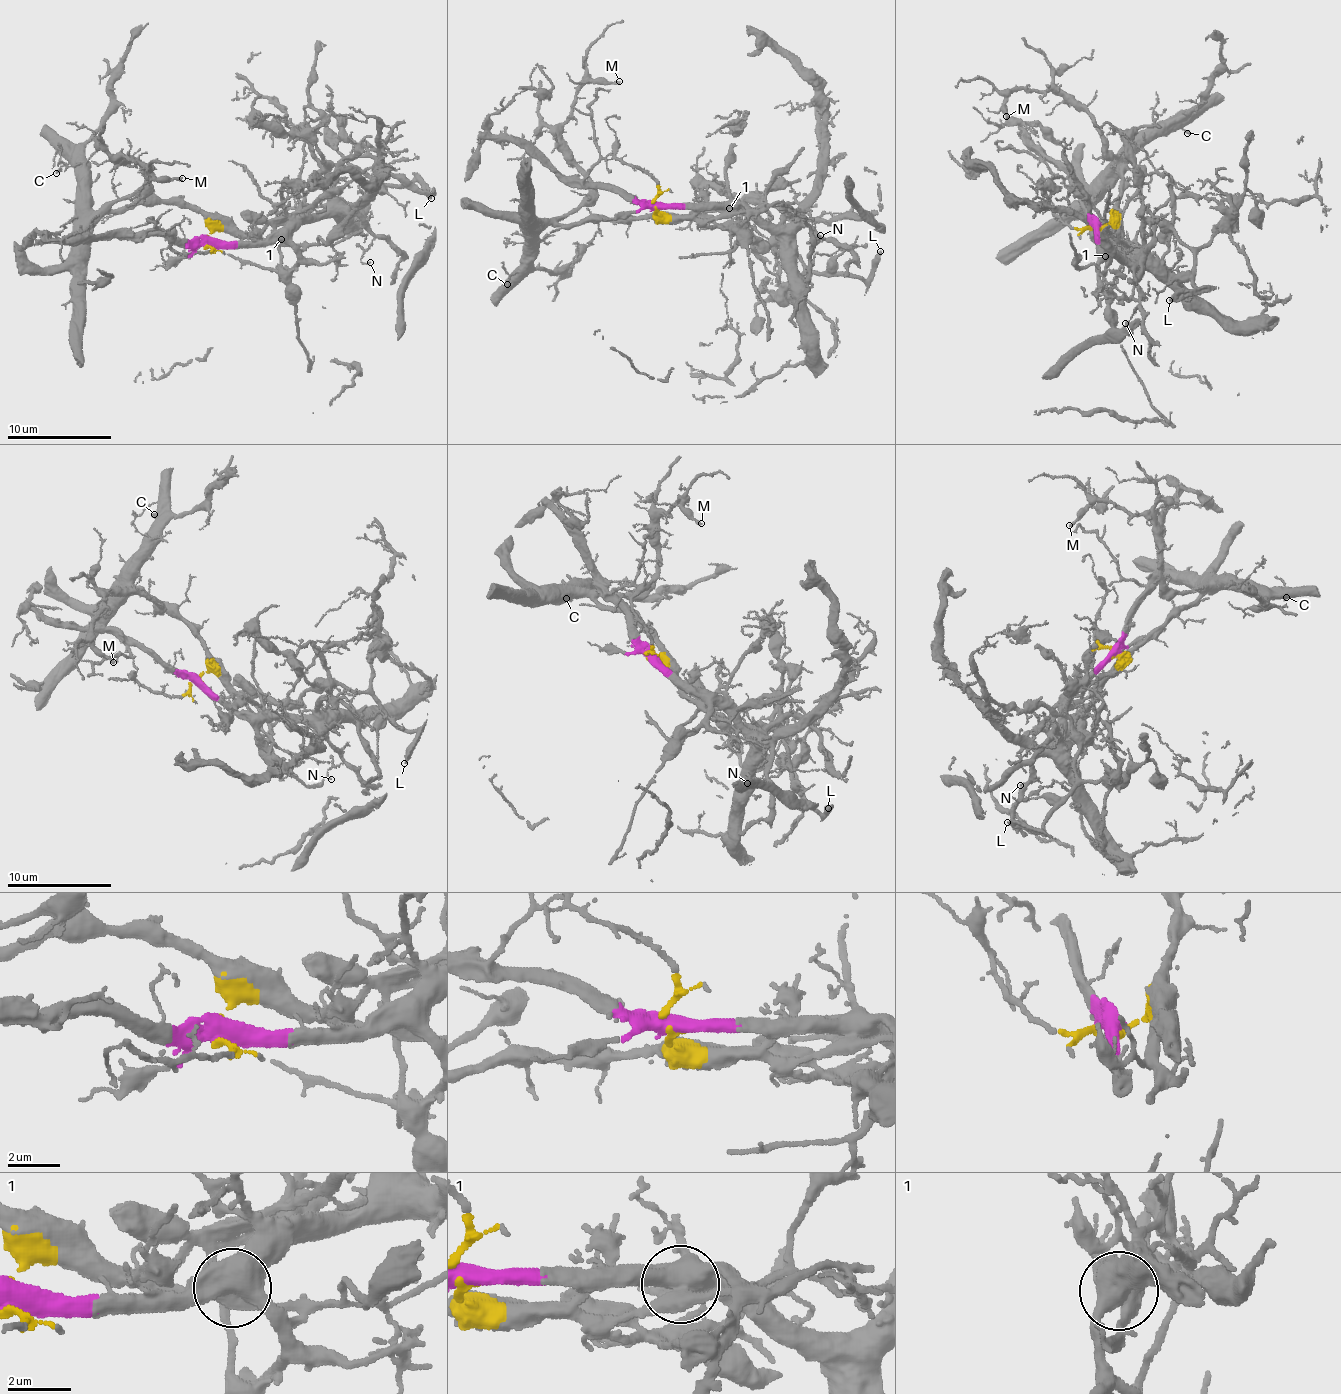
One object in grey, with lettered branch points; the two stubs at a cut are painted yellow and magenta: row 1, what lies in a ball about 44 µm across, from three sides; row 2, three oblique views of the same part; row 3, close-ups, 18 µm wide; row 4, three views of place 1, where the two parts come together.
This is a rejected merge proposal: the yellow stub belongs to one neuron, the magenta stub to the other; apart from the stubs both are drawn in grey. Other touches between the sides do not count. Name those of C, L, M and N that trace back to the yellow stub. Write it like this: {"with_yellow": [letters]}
{"with_yellow": ["C", "M"]}

